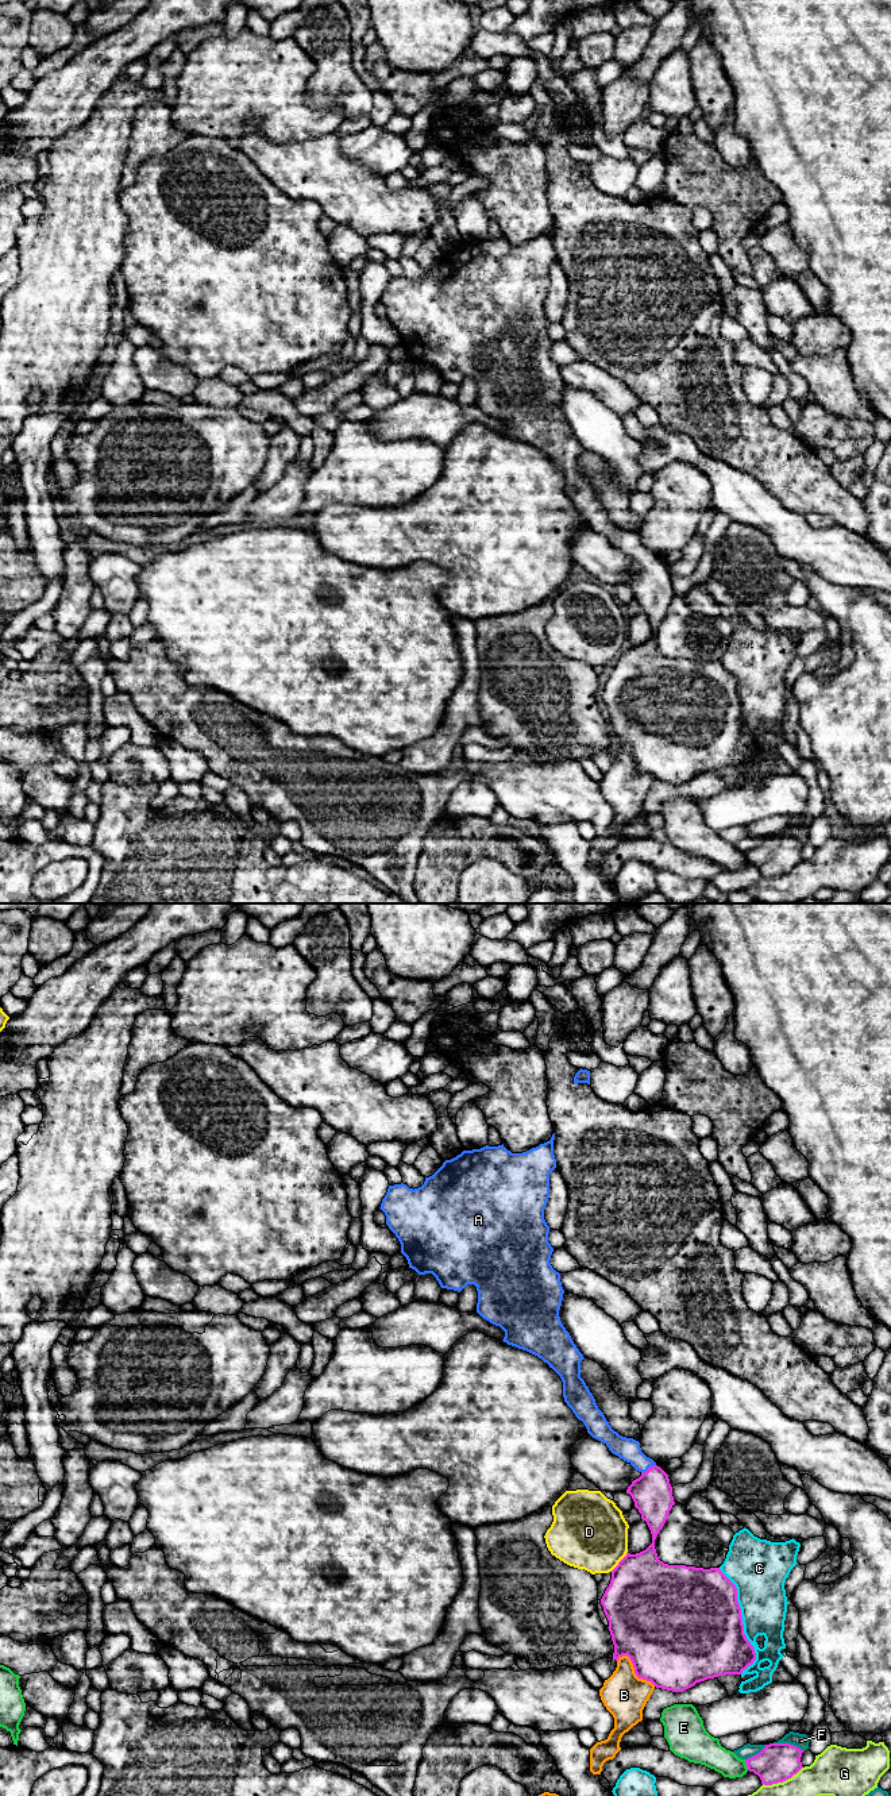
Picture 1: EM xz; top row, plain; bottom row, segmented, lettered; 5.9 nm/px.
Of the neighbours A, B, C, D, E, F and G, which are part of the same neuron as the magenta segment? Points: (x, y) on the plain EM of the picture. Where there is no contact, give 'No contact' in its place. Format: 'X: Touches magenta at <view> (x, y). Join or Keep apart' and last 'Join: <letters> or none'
A: Touches magenta at xz (648, 561). Join
B: Touches magenta at xz (635, 763). Keep apart
C: Touches magenta at xz (741, 713). Keep apart
D: Touches magenta at xz (620, 654). Keep apart
E: Touches magenta at xz (747, 858). Keep apart
F: Touches magenta at xz (789, 836). Keep apart
G: Touches magenta at xz (782, 874). Keep apart
Join: A

